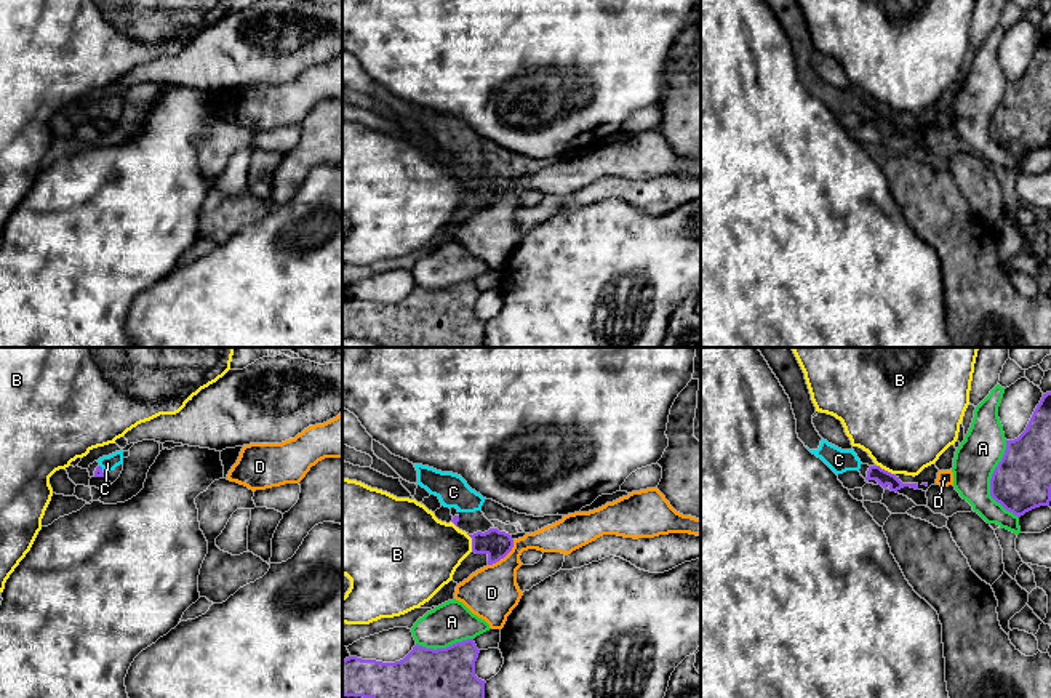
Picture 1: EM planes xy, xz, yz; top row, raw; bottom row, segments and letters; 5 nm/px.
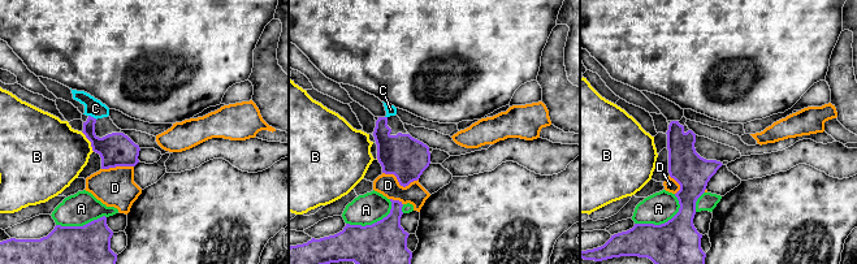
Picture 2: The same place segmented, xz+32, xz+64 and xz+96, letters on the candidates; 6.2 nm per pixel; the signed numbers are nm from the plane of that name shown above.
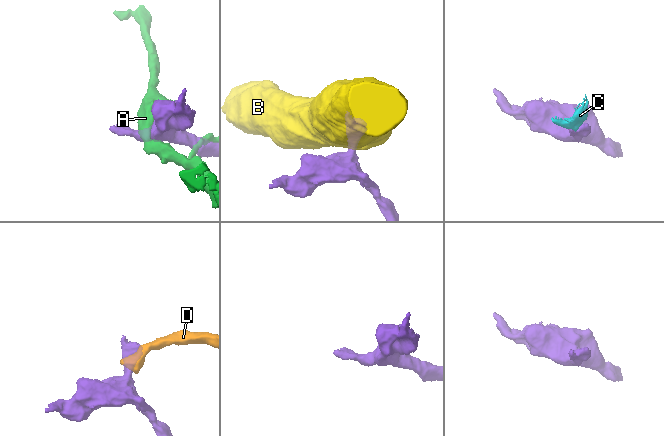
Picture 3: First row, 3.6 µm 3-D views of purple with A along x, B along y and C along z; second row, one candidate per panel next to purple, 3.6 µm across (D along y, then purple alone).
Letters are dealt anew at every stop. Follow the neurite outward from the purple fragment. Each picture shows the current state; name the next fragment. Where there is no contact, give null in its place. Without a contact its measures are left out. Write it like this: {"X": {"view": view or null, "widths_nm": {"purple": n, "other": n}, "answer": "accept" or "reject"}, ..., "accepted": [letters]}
{"A": {"view": "yz", "widths_nm": {"purple": 300, "other": 220}, "answer": "reject"}, "B": {"view": "xz", "widths_nm": {"purple": 140, "other": 360}, "answer": "reject"}, "C": {"view": "xy", "widths_nm": {"purple": 50, "other": 80}, "answer": "accept"}, "D": {"view": "xz", "widths_nm": {"purple": 140, "other": 280}, "answer": "reject"}, "accepted": ["C"]}

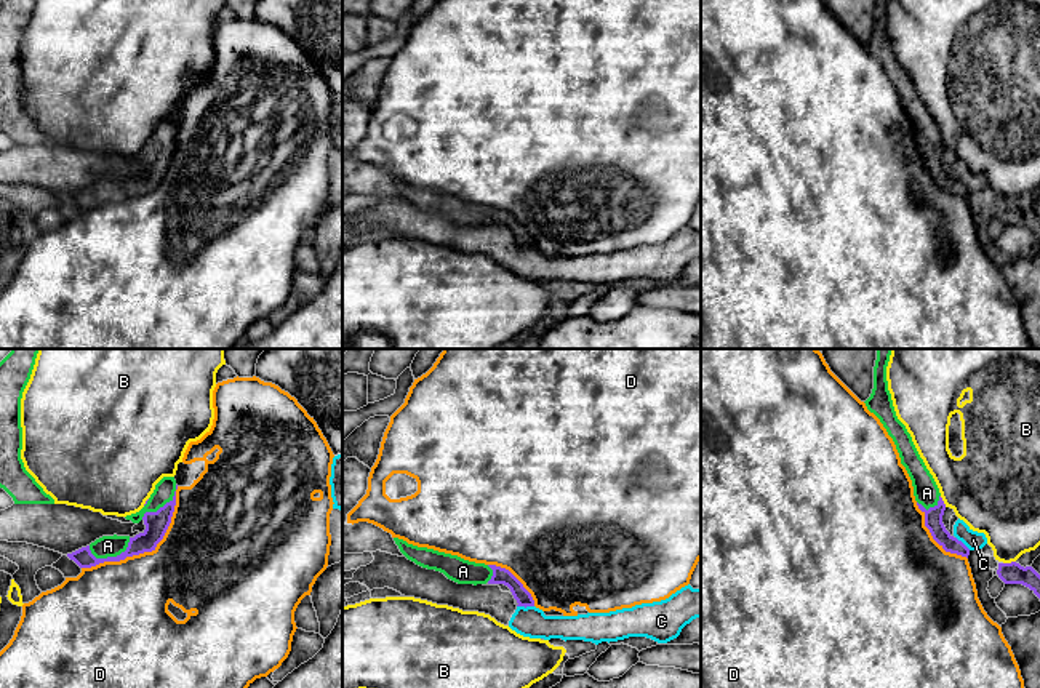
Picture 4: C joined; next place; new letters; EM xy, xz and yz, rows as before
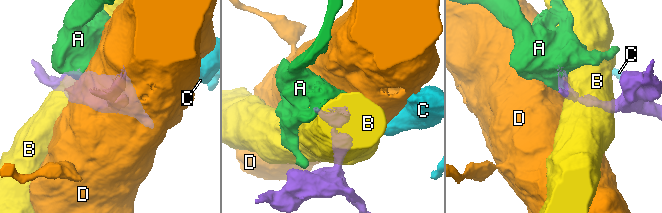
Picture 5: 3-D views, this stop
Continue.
{"A": {"view": "xy", "widths_nm": {"purple": 100, "other": 110}, "answer": "accept"}, "B": {"view": "yz", "widths_nm": {"purple": 110, "other": 320}, "answer": "reject"}, "C": {"view": "xz", "widths_nm": {"purple": 80, "other": 150}, "answer": "reject"}, "D": {"view": "xy", "widths_nm": {"purple": 120, "other": 420}, "answer": "reject"}, "accepted": ["A"]}

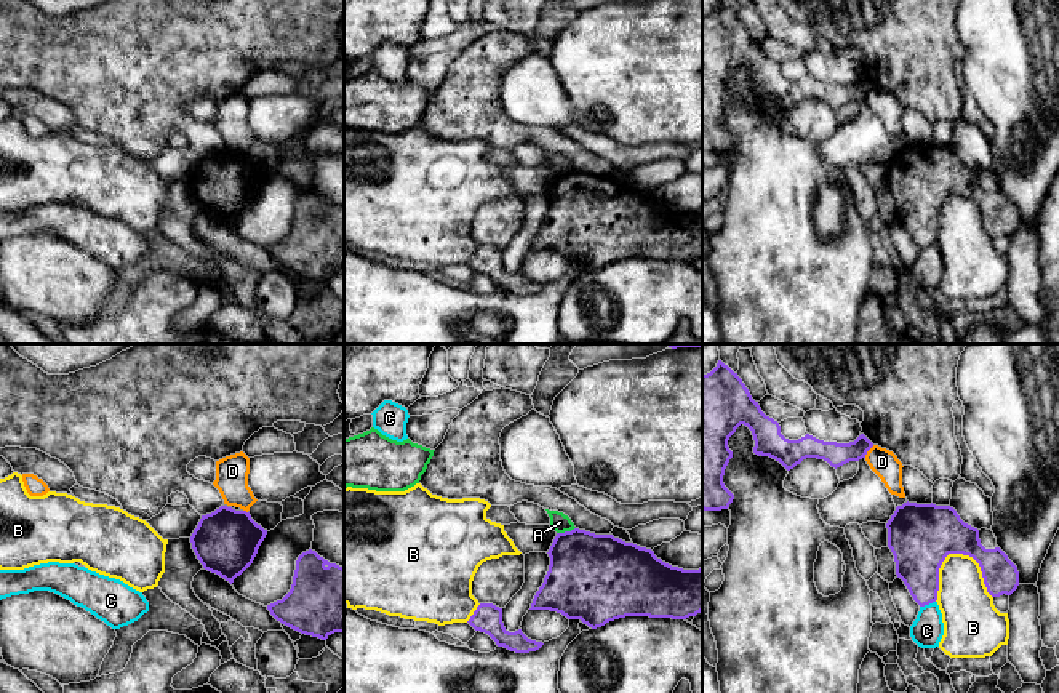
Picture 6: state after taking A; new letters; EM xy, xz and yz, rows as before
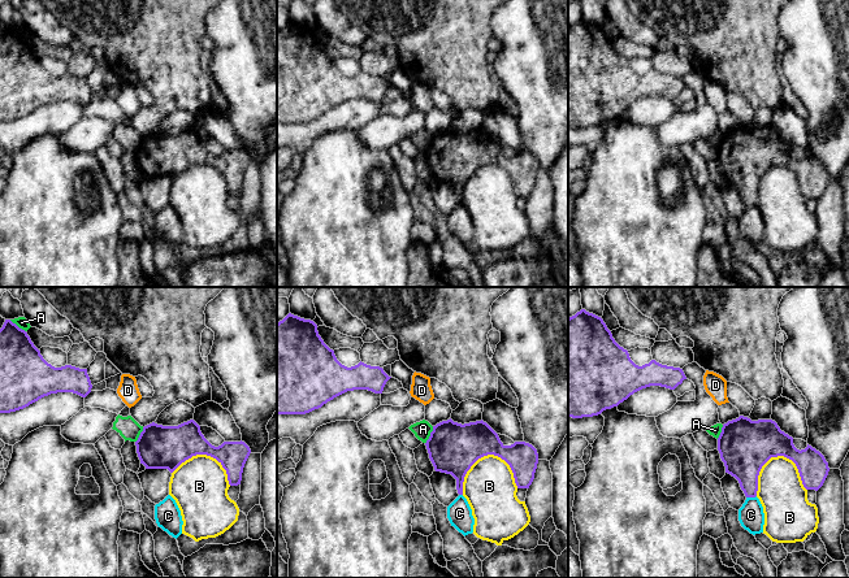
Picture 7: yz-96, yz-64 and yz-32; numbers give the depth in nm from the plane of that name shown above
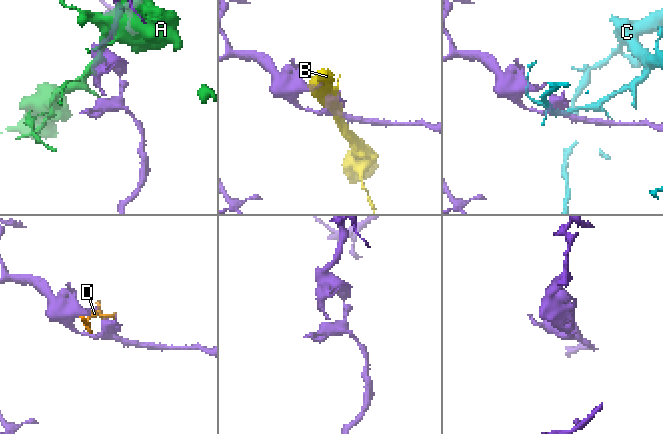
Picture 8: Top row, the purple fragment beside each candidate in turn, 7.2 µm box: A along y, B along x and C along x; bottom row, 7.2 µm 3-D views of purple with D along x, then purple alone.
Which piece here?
{"A": {"view": "xz", "widths_nm": {"purple": 420, "other": 90}, "answer": "reject"}, "B": {"view": "yz", "widths_nm": {"purple": 240, "other": 260}, "answer": "reject"}, "C": {"view": "yz", "widths_nm": {"purple": 240, "other": 160}, "answer": "reject"}, "D": {"view": "yz", "widths_nm": {"purple": 120, "other": 140}, "answer": "reject"}, "accepted": []}

